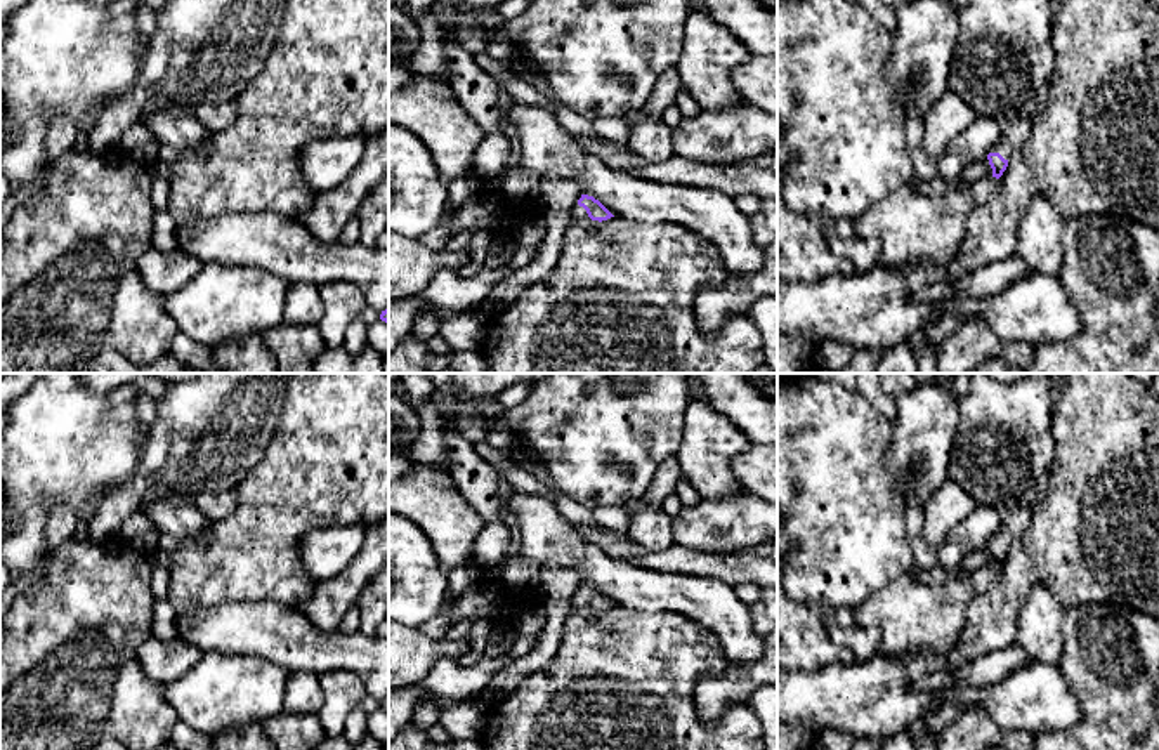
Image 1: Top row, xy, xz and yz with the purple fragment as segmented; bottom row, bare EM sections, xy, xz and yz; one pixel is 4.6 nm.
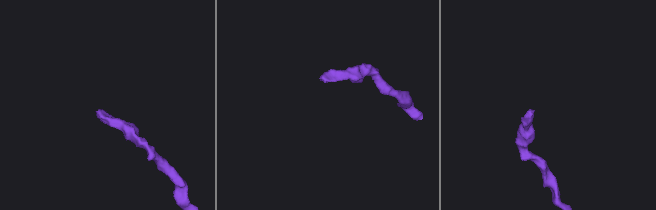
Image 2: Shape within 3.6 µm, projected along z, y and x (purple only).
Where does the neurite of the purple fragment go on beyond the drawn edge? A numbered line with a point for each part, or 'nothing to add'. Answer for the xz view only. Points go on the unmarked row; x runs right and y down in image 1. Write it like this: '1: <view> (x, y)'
1: xz (578, 601)

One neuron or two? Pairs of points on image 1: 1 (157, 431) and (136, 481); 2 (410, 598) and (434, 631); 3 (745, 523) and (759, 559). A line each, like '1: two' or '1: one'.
1: one
2: two
3: two

